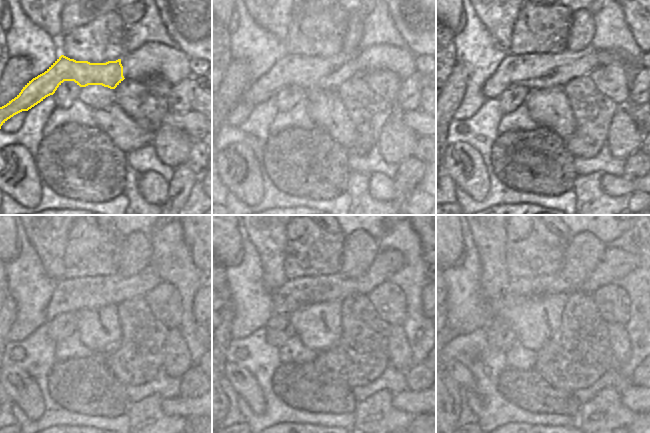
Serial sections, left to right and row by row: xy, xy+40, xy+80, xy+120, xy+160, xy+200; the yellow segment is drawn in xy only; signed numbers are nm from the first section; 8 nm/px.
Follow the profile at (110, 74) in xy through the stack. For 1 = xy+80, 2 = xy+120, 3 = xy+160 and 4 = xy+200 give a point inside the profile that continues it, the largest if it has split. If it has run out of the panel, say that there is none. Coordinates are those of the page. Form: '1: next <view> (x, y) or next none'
1: next xy+80 (534, 70)
2: next xy+120 (81, 293)
3: next xy+160 (295, 293)
4: next xy+200 (614, 263)

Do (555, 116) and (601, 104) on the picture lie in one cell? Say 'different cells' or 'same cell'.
different cells

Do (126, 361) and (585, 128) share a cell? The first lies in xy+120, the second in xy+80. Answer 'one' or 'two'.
one

